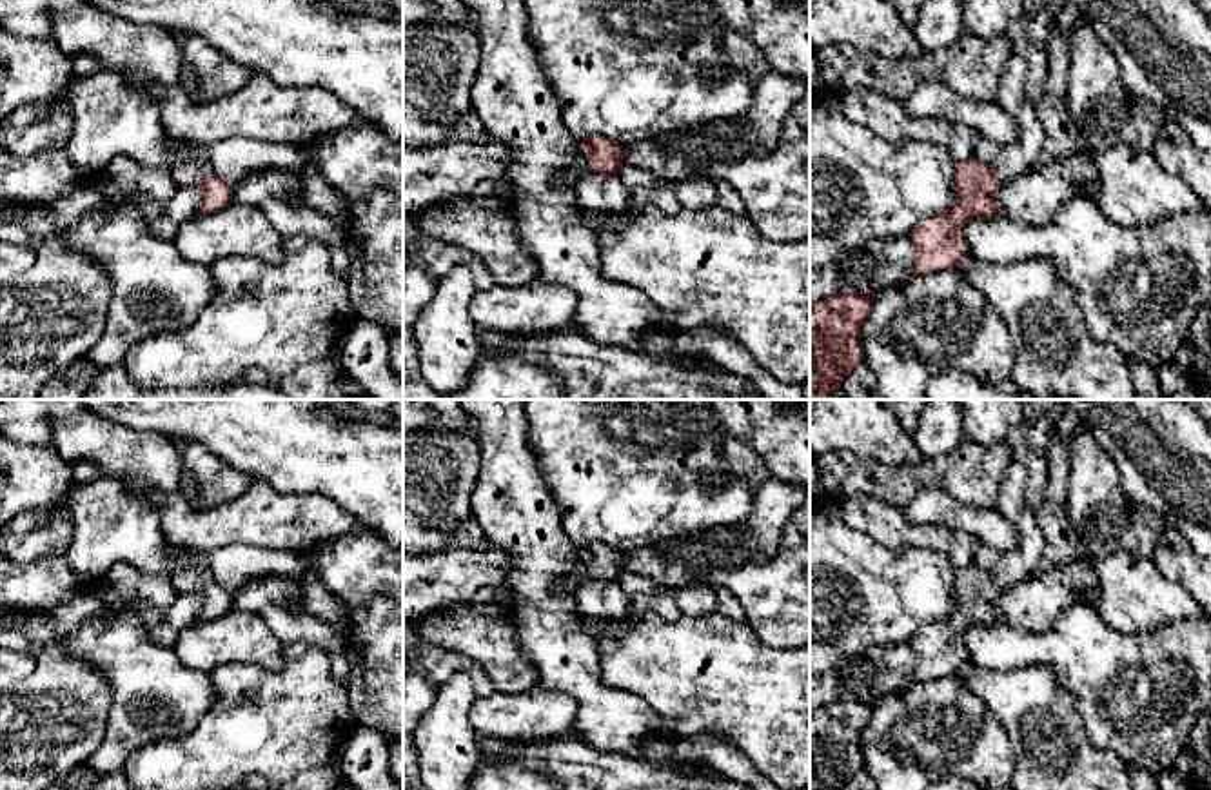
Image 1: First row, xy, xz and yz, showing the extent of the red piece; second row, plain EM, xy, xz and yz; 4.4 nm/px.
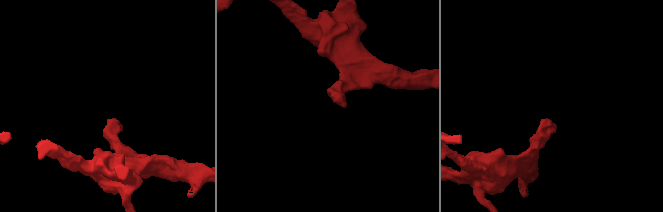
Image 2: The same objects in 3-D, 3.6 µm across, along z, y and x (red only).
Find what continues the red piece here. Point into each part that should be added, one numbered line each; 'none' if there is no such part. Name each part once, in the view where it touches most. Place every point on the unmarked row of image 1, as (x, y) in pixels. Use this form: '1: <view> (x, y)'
1: xy (191, 576)

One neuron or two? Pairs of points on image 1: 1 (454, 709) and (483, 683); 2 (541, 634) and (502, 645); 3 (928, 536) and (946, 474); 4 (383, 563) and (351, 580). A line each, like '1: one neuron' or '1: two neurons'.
1: two neurons
2: two neurons
3: two neurons
4: one neuron

